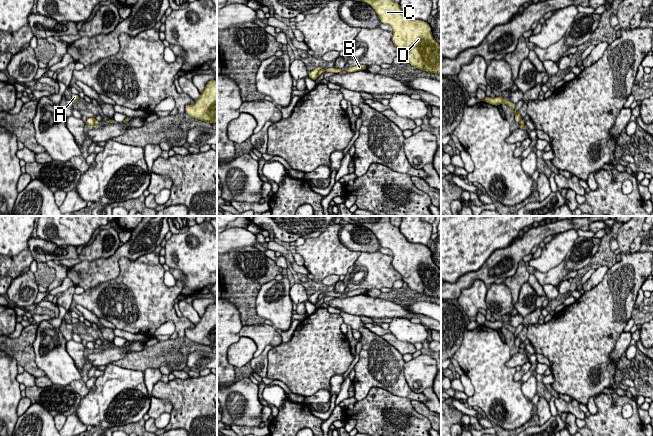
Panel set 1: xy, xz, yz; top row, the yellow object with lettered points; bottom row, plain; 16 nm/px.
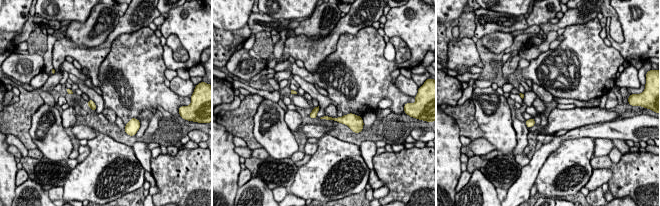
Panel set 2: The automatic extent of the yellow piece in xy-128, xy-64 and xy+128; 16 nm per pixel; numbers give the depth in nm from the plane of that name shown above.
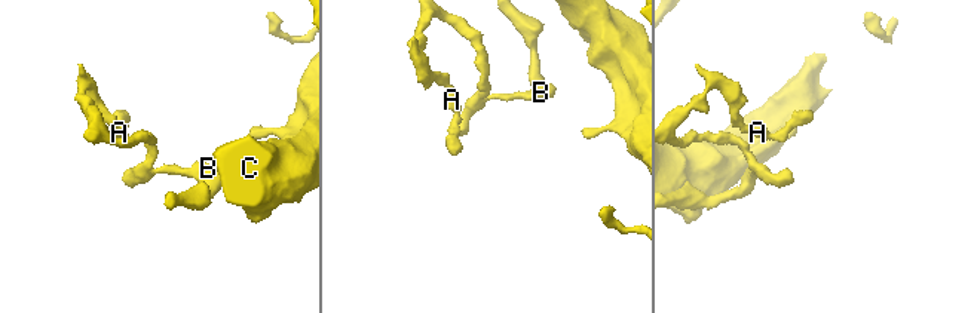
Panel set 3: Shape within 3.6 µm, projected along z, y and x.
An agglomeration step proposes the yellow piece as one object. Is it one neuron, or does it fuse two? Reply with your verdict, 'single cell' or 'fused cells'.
fused cells

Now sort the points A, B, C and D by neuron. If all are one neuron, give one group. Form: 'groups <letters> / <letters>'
groups A C D / B

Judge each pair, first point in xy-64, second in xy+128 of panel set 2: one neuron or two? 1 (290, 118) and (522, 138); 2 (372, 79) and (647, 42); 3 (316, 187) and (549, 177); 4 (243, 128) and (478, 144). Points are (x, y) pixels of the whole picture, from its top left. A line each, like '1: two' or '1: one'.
1: one
2: two
3: one
4: two

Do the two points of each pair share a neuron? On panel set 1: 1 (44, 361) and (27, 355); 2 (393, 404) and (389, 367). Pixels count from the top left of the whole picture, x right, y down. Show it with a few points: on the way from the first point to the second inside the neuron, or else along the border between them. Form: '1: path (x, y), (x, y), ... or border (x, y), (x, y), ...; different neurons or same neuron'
1: border (35, 334), (33, 342), (34, 362), (45, 375); different neurons
2: border (369, 389), (381, 387), (411, 400); different neurons

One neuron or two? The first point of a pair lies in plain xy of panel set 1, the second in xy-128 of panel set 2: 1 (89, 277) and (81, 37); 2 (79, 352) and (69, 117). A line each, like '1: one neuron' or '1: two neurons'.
1: two neurons
2: one neuron

